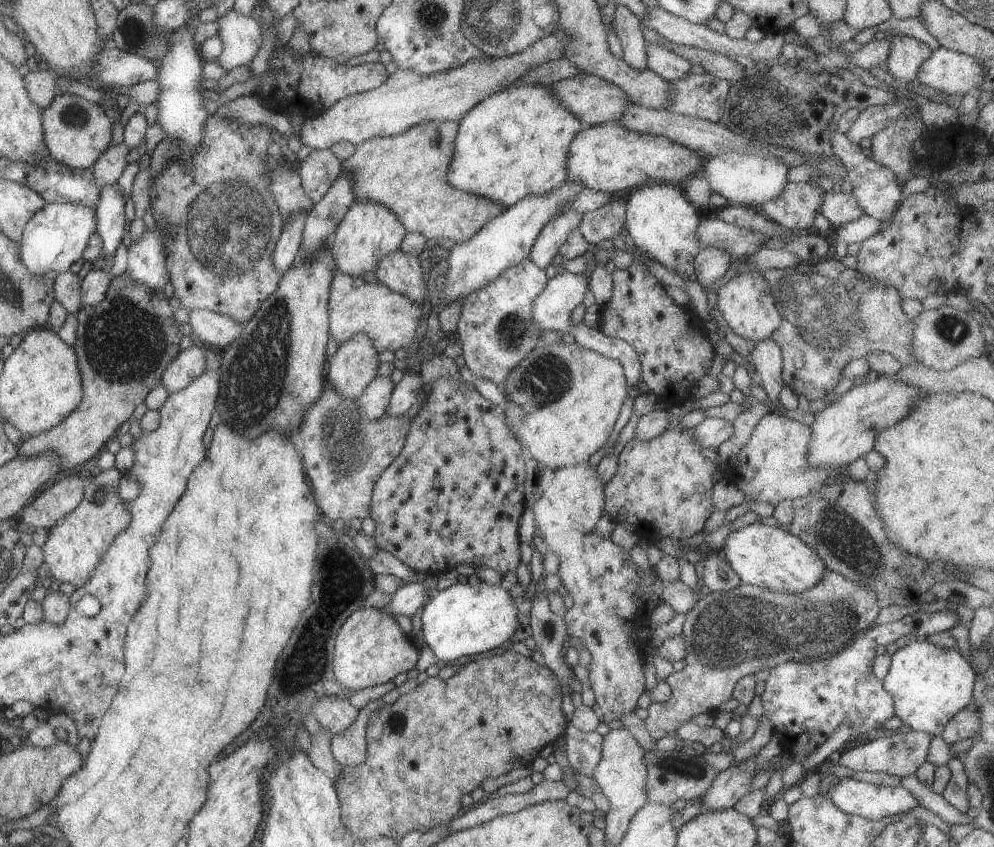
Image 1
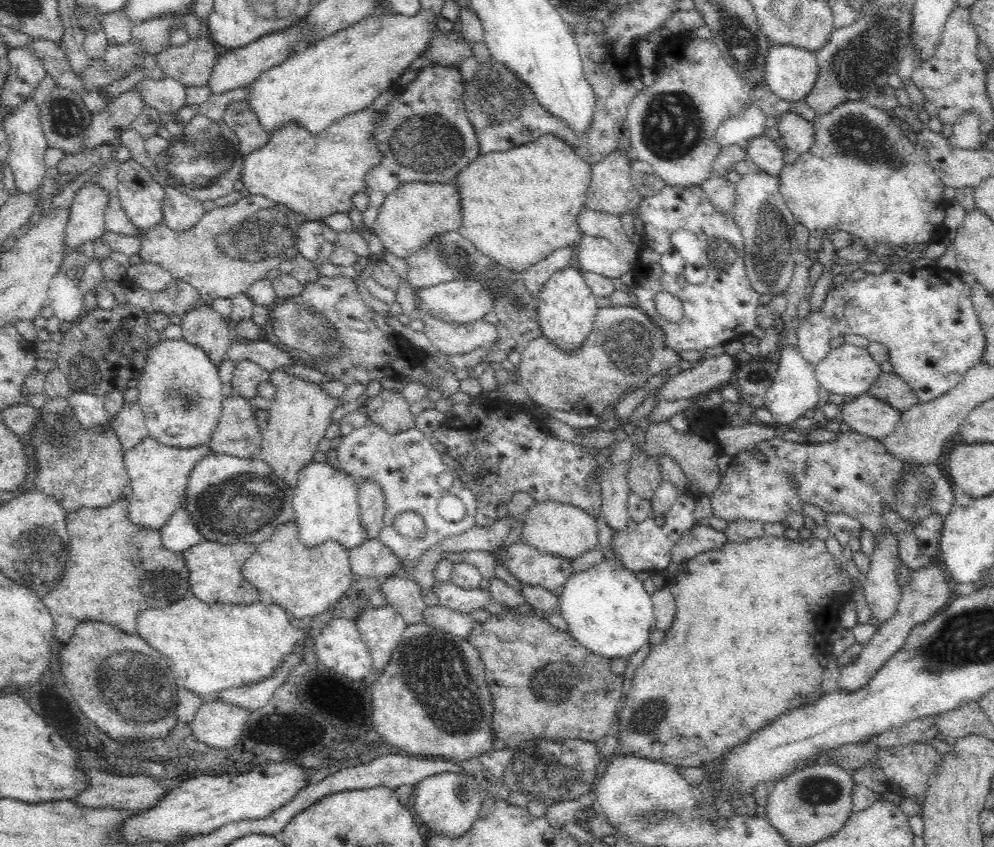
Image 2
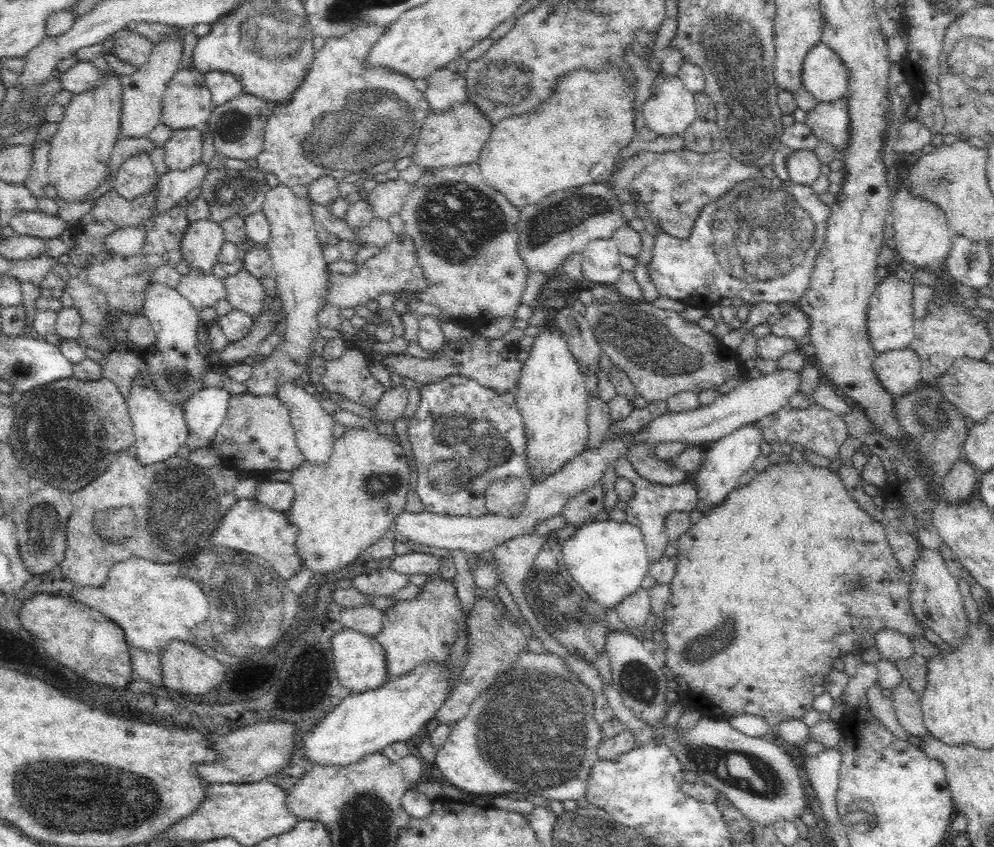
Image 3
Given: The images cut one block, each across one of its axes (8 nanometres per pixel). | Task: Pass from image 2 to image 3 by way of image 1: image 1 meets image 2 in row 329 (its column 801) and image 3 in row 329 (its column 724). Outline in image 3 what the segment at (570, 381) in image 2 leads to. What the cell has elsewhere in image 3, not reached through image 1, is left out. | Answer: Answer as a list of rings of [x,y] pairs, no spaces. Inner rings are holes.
[[[613,299],[608,303],[594,300],[585,307],[585,317],[591,324],[601,352],[610,356],[611,363],[625,372],[635,386],[635,392],[645,398],[647,403],[667,401],[668,397],[684,391],[696,394],[704,389],[714,391],[733,376],[742,378],[741,382],[749,378],[748,369],[742,365],[743,362],[736,350],[716,340],[709,332],[701,329],[696,321],[682,319],[682,312],[660,309],[646,300],[634,302],[632,299],[621,299],[617,303]]]

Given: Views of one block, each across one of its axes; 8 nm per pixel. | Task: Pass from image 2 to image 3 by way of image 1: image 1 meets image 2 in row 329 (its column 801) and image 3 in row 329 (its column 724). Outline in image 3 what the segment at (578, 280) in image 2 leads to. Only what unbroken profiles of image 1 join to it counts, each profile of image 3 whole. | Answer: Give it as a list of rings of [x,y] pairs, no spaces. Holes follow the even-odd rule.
[[[550,323],[546,325],[548,327],[535,336],[515,388],[527,437],[527,466],[536,481],[556,474],[574,456],[582,454],[589,437],[588,392],[584,373],[580,371],[577,358],[568,349],[568,341],[562,337],[562,333]]]

